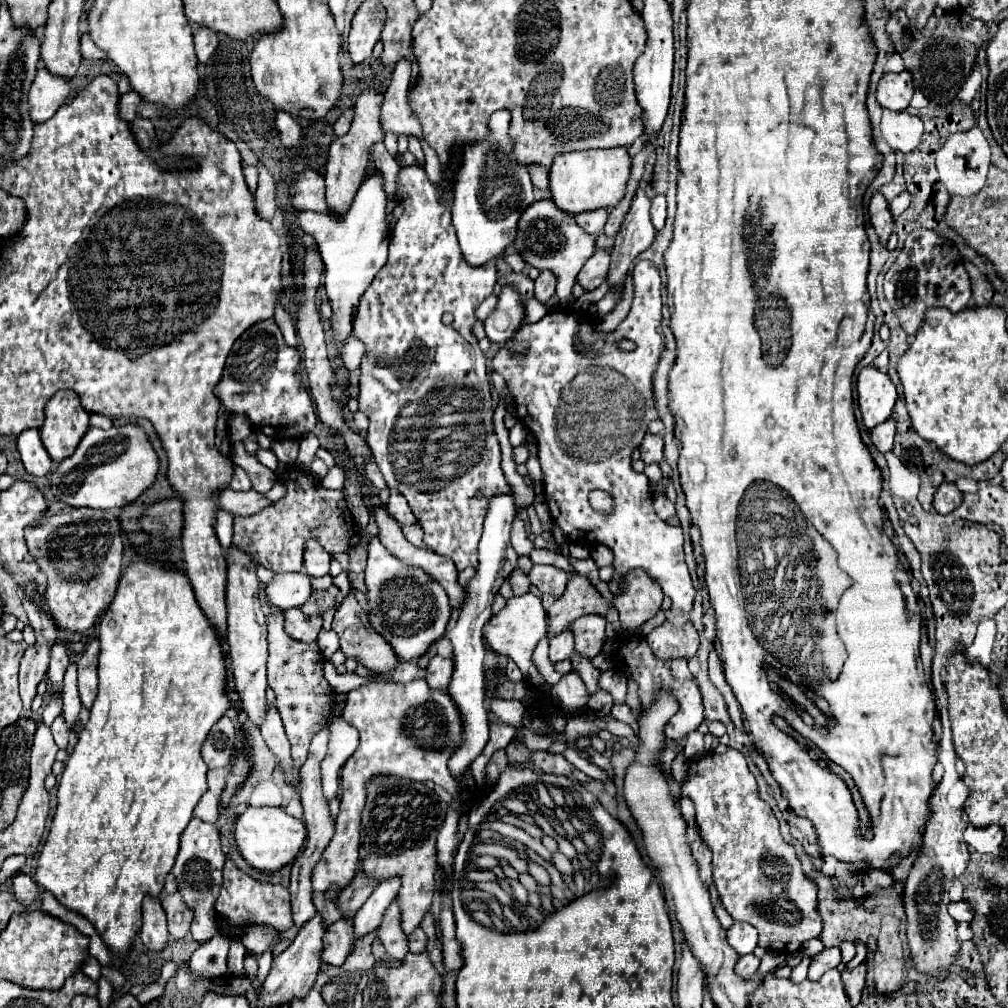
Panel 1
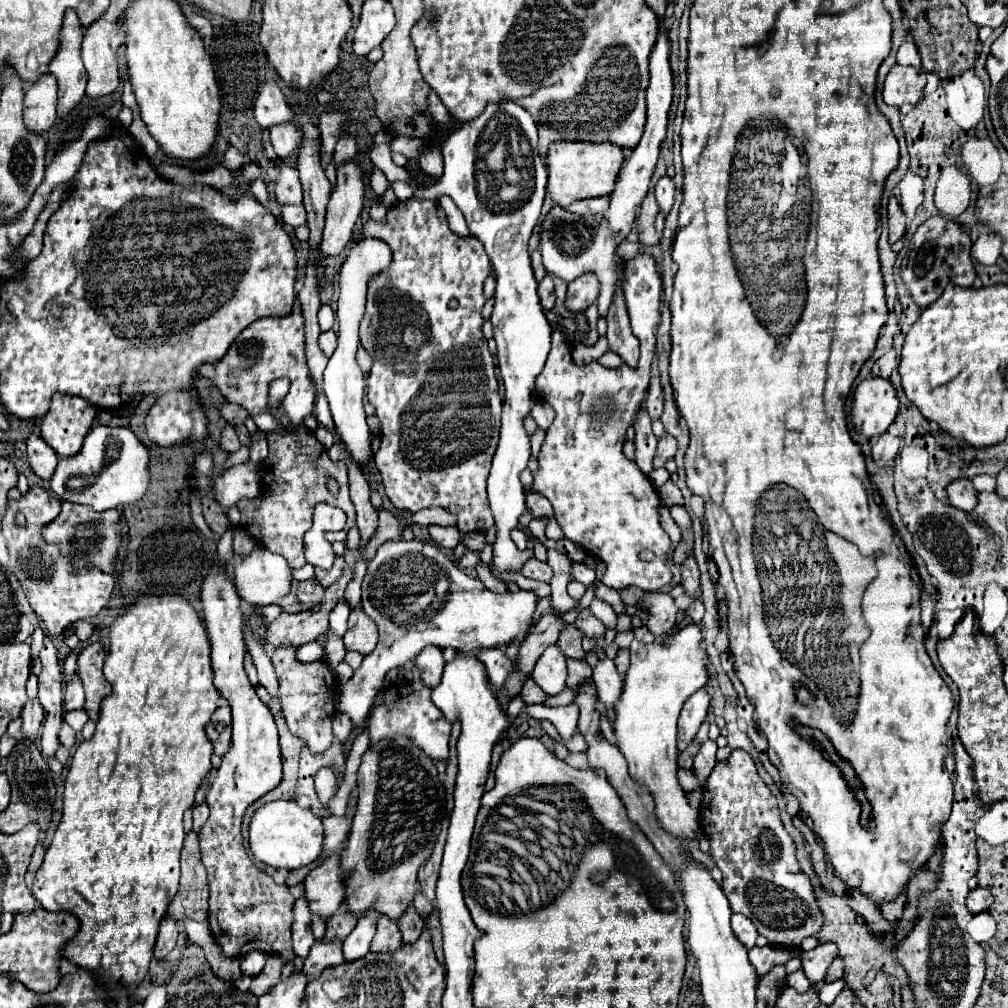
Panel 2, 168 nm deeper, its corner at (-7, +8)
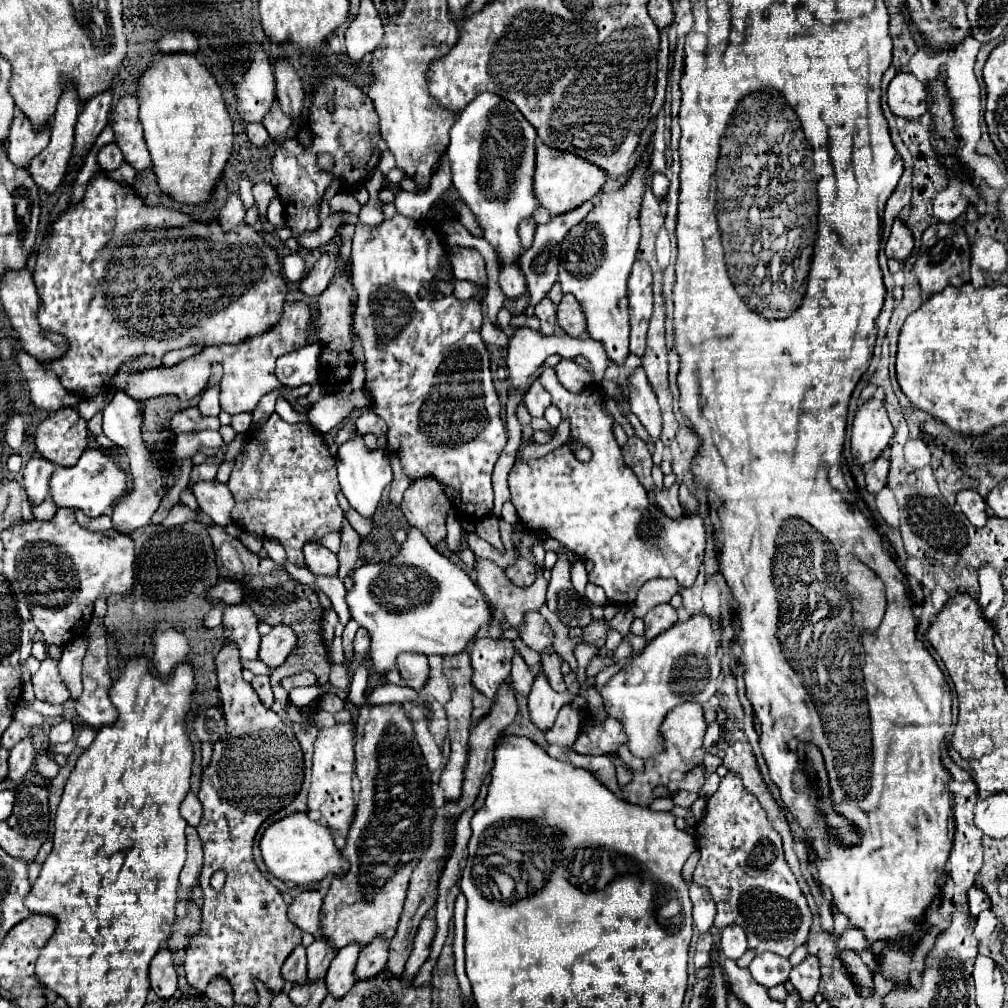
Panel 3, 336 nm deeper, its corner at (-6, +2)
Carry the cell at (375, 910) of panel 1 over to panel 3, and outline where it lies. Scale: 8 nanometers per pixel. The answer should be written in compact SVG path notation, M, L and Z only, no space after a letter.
M350 942L348 946L340 948L336 958L330 964L330 970L326 972L326 986L330 994L336 998L344 996L356 982L354 970L356 970L356 958L360 954L362 946L358 942Z

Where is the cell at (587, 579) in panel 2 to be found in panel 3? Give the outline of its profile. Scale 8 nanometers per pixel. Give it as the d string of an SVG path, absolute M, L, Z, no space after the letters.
M588 582L588 586L586 586L586 598L592 600L594 604L598 604L598 606L606 602L606 594L604 594L604 590L602 590L600 586L594 586L592 582Z

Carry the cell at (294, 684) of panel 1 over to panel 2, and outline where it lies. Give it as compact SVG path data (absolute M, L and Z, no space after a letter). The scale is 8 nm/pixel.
M275 648L271 660L279 682L281 714L287 720L289 730L297 738L301 738L309 748L313 748L313 752L323 752L333 742L331 718L335 714L335 690L337 690L335 672L323 660L309 664L297 662L295 648Z

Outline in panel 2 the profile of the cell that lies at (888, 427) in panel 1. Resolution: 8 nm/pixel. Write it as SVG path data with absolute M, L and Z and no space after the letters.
M885 432L875 440L875 444L871 448L871 456L873 456L875 464L883 468L883 466L891 466L889 462L893 462L893 458L897 456L897 450L899 450L899 438Z

